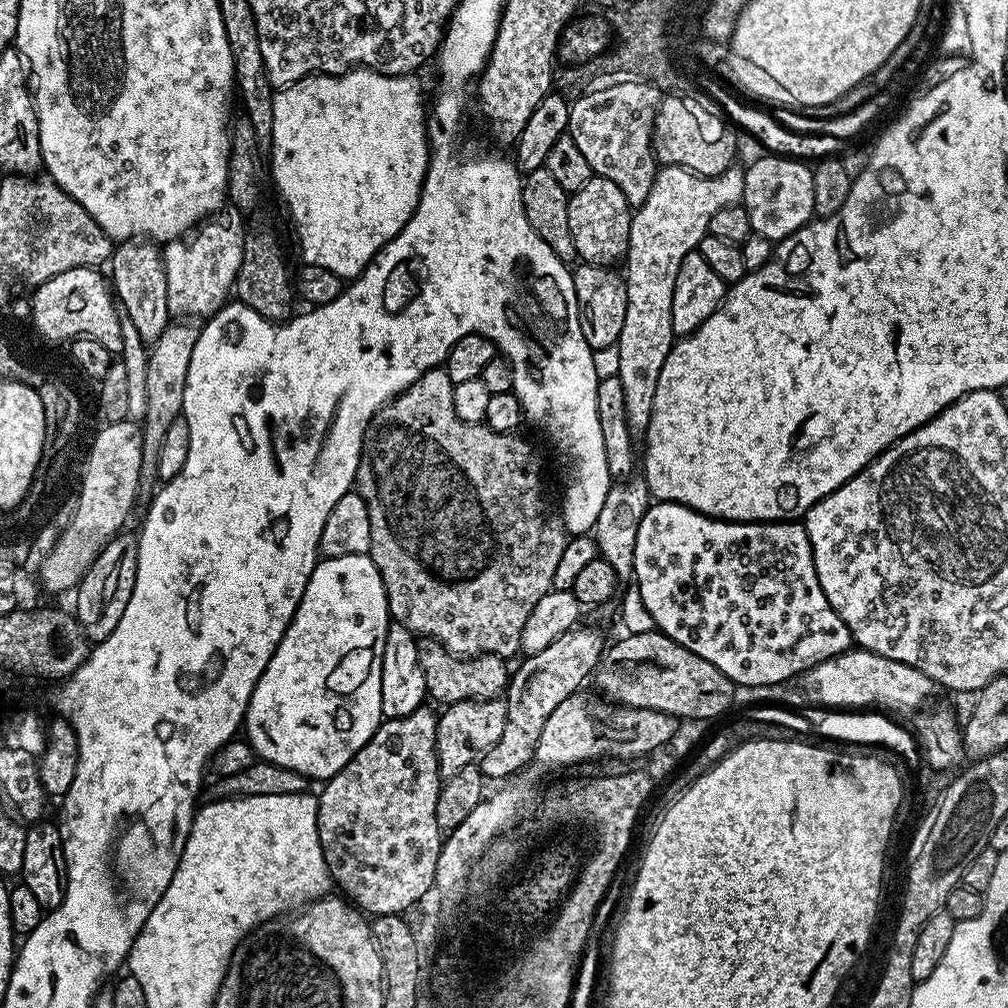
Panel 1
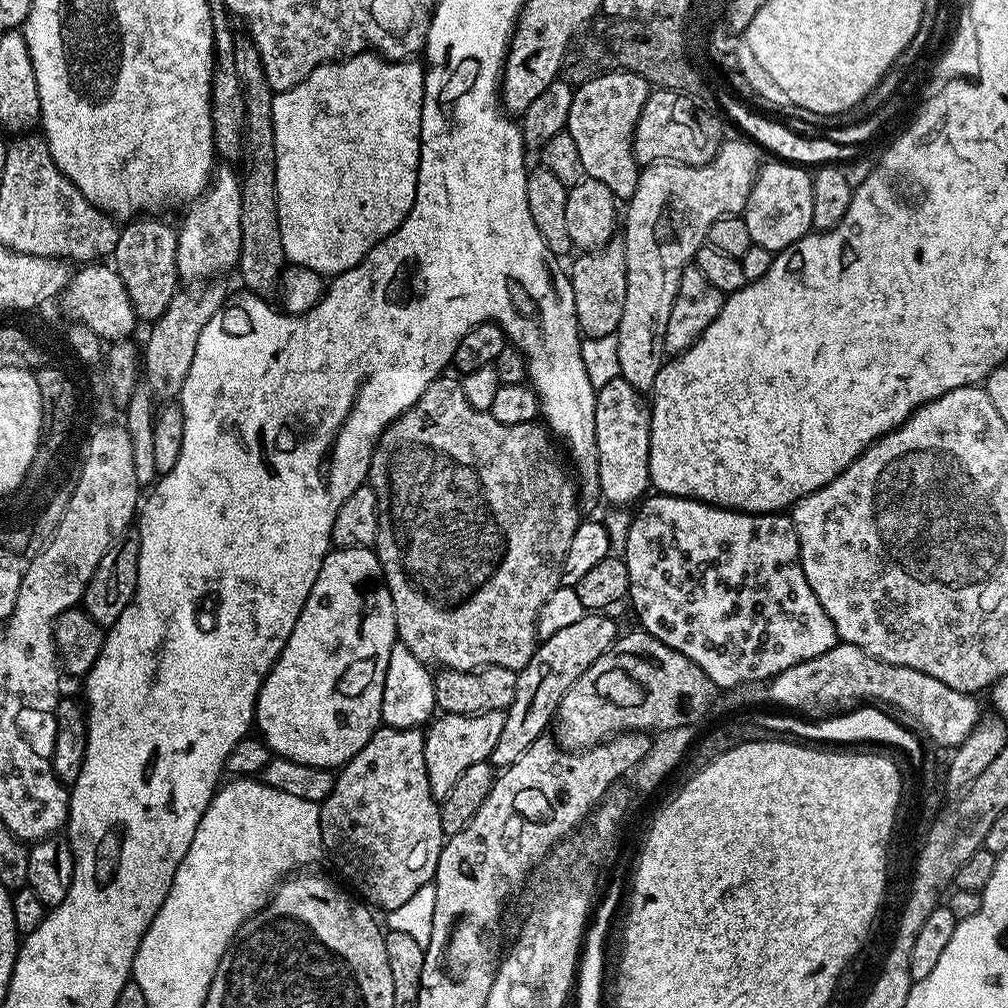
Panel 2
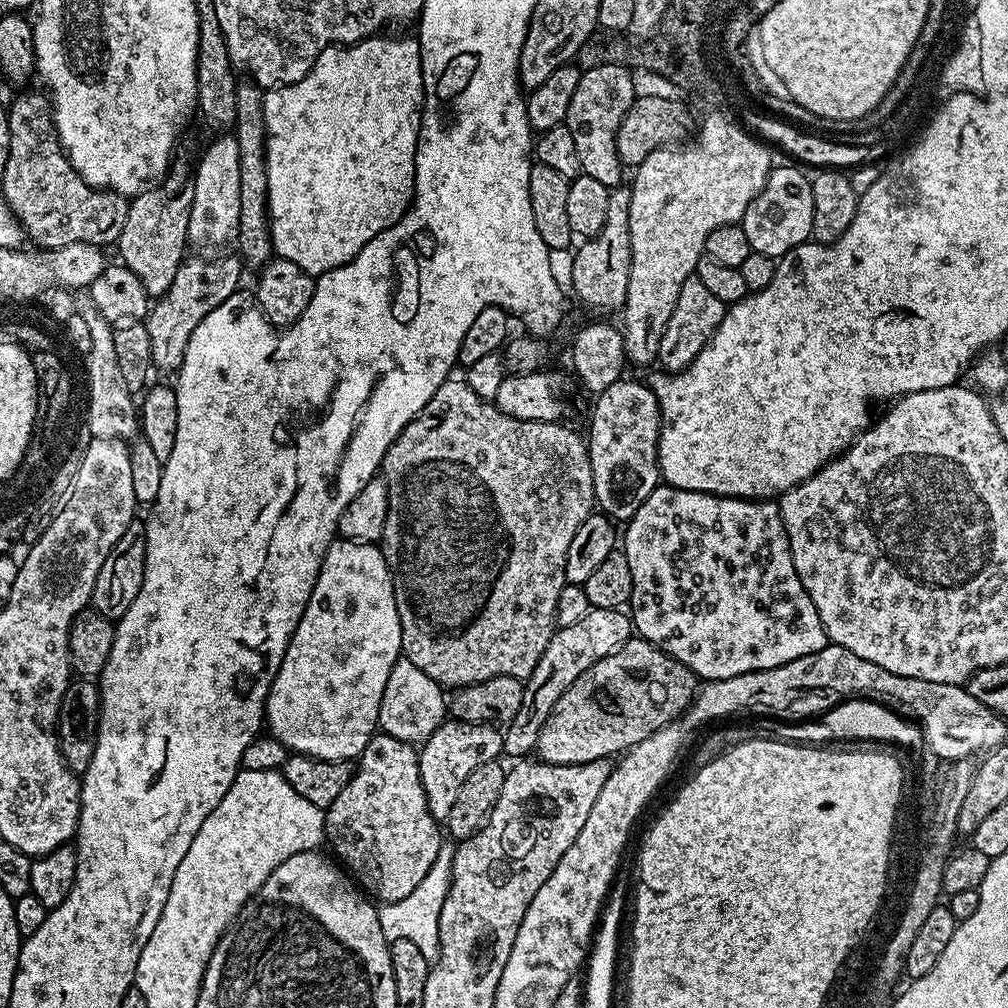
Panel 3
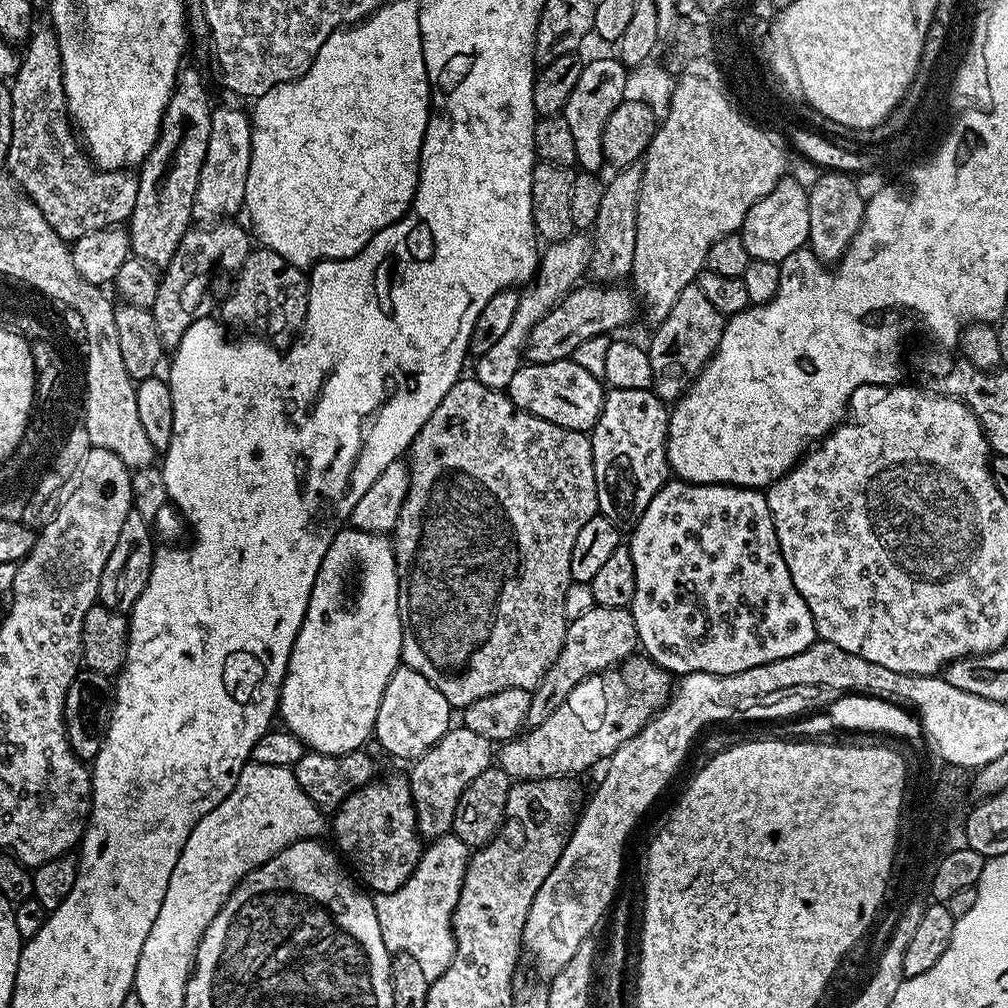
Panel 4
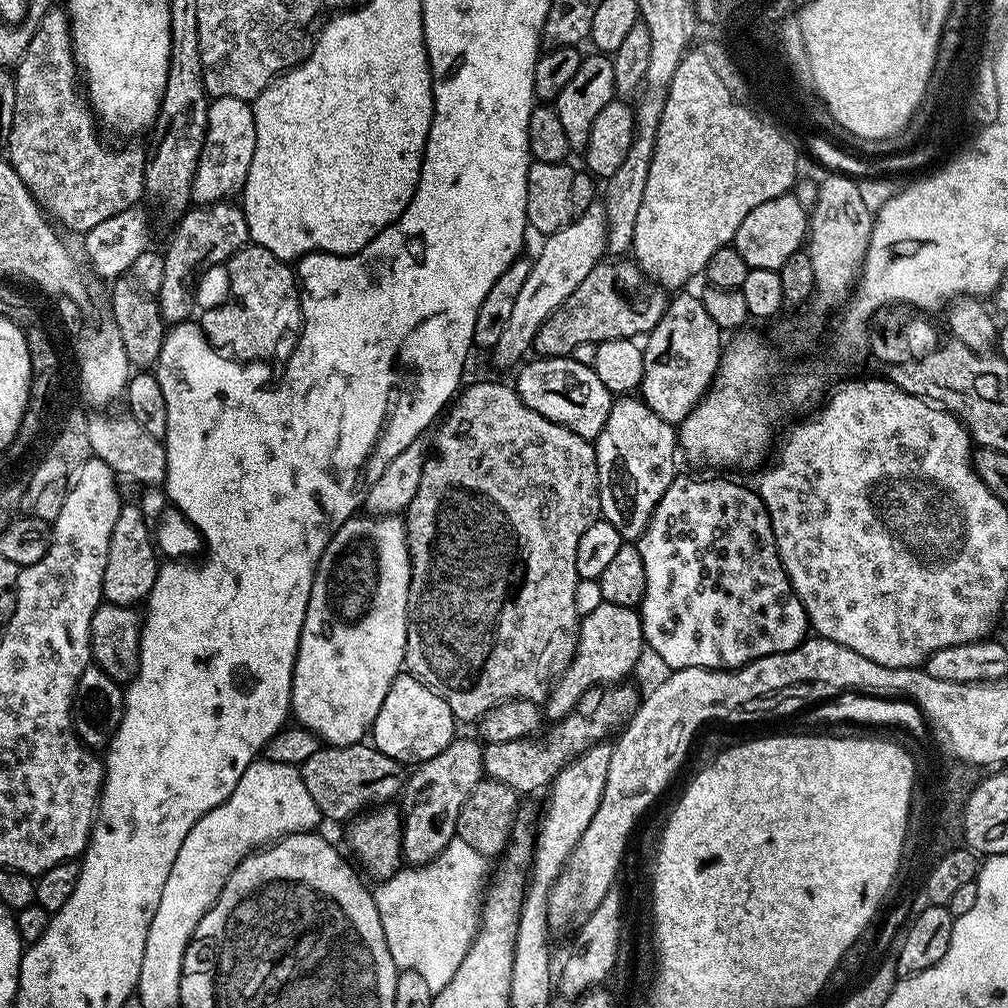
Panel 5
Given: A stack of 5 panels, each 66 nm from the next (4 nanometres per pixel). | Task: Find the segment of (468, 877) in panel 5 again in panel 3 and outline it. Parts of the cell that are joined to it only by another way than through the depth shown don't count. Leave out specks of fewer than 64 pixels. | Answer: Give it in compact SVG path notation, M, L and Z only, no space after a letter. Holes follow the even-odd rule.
M442 842L434 865L430 866L429 873L418 882L417 887L405 898L394 903L383 903L378 910L379 925L382 926L382 934L389 943L396 940L413 942L422 956L430 962L435 961L440 952L440 939L438 938L438 918L441 917L442 902L445 901L449 890L449 882L452 879L453 856L456 853L455 845L450 842Z

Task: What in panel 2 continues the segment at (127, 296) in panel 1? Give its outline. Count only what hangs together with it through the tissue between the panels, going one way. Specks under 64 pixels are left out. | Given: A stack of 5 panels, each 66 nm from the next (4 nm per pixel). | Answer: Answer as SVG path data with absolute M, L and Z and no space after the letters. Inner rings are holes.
M136 218L125 223L120 229L118 246L110 257L111 263L130 294L130 302L134 306L137 317L141 321L148 320L147 322L158 319L166 310L166 306L170 306L178 291L177 229L173 225L171 228L164 220L152 219L156 218Z

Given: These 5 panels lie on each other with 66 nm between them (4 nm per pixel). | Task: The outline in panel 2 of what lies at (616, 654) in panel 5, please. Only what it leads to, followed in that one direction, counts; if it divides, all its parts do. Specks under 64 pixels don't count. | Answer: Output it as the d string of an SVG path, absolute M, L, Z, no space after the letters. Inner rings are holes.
M585 614L582 618L578 618L578 622L573 622L571 626L566 626L563 630L558 630L558 634L554 634L548 640L539 641L536 653L530 658L530 662L525 668L519 669L516 678L516 697L511 706L504 712L502 735L498 737L498 742L495 744L490 757L490 763L493 769L503 770L509 768L514 762L518 762L518 758L522 758L522 754L526 754L526 750L530 750L530 746L536 739L549 731L556 710L560 707L566 690L570 690L570 686L574 686L574 682L578 677L582 675L606 649L611 648L612 645L616 643L618 639L616 624L608 616L611 615Z

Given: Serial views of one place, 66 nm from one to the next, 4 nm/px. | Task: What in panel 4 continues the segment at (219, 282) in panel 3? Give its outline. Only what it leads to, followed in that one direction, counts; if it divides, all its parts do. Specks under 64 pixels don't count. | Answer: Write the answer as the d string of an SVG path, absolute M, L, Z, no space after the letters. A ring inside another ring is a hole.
M220 218L209 223L212 224L209 228L189 228L182 242L178 242L174 258L170 258L170 262L162 269L158 294L151 309L154 326L158 326L158 338L165 350L175 350L178 342L182 342L182 334L190 330L193 322L201 319L203 312L200 311L204 308L204 299L208 296L212 275L219 268L225 268L229 274L235 274L246 262L254 247L254 240L249 229L243 223L240 225L235 224L236 222L232 218Z

